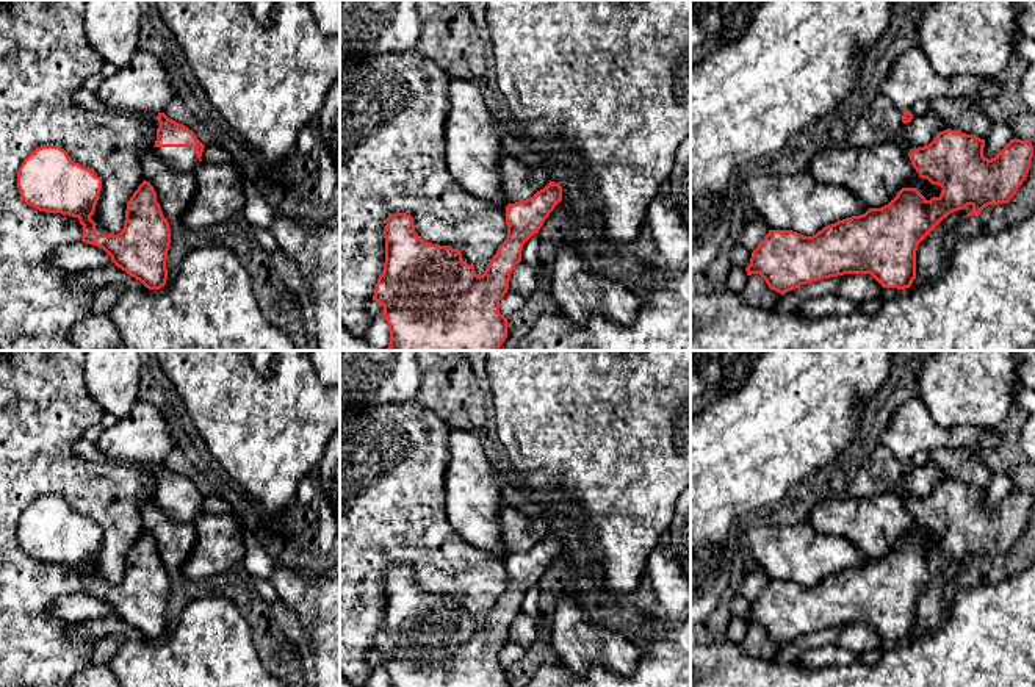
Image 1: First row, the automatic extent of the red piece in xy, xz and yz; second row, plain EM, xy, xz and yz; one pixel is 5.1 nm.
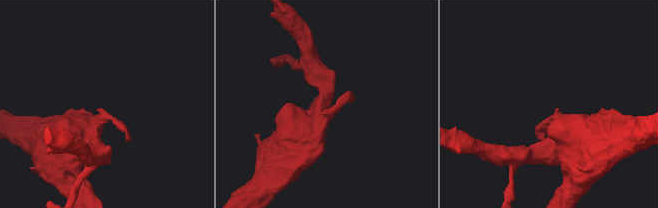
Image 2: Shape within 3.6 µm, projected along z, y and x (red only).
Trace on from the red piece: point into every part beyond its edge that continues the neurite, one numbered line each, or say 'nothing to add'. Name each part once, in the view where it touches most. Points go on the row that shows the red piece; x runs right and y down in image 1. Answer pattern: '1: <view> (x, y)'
1: xy (179, 158)

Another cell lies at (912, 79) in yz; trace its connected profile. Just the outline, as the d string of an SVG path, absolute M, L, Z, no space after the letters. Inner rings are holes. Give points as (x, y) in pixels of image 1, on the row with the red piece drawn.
M910 49L891 66L878 92L903 114L911 111L916 102L935 105L938 100L969 100L994 106L1002 88L991 77L957 75L944 78L933 70L924 52Z

